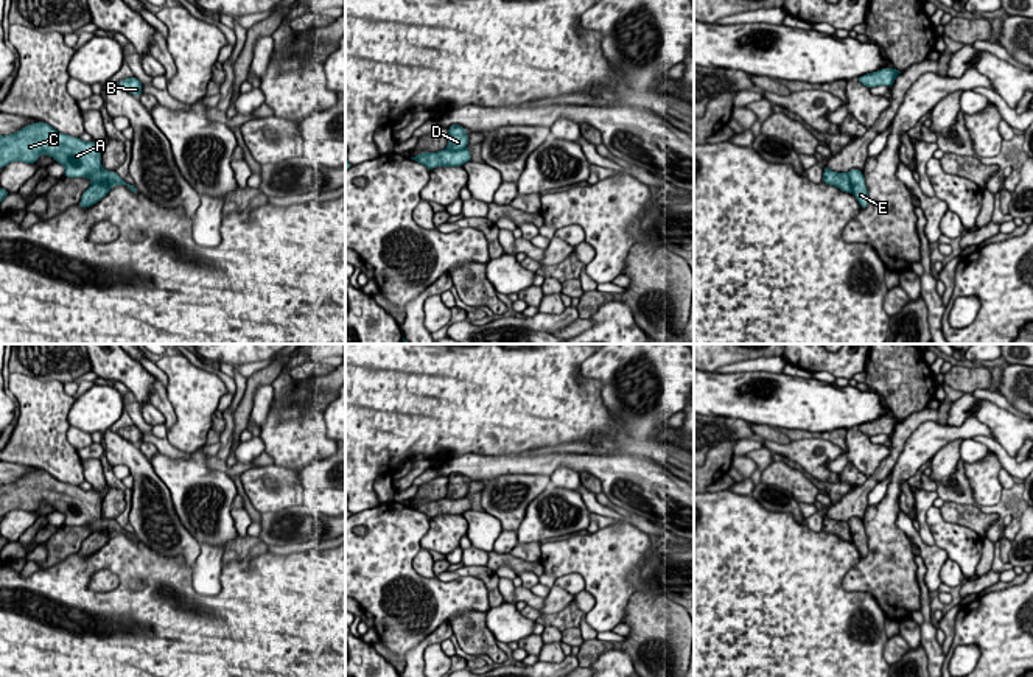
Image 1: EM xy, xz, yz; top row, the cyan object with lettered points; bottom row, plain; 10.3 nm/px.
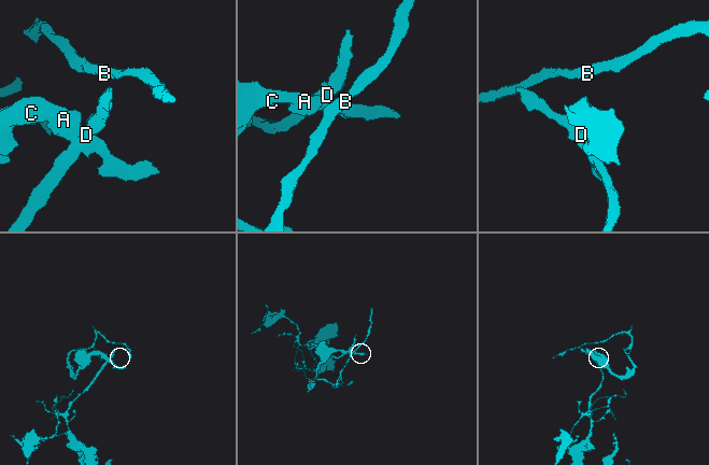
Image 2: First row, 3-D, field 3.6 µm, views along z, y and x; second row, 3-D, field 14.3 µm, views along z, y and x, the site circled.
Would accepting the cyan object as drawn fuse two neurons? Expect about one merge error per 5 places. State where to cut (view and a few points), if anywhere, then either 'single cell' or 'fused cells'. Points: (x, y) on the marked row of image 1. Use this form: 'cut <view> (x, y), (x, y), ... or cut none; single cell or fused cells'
cut none; single cell

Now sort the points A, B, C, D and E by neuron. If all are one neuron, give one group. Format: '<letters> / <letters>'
A B C D E

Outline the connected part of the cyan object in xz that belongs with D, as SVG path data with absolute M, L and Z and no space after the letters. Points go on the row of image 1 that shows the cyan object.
M451 125L448 128L448 145L437 153L422 153L411 157L414 162L425 165L428 170L437 167L464 167L471 160L471 154L467 149L468 134L464 126Z

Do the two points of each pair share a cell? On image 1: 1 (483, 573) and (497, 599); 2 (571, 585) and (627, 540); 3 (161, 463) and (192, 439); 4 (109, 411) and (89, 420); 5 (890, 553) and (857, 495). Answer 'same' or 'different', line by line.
1: same
2: different
3: different
4: same
5: different

